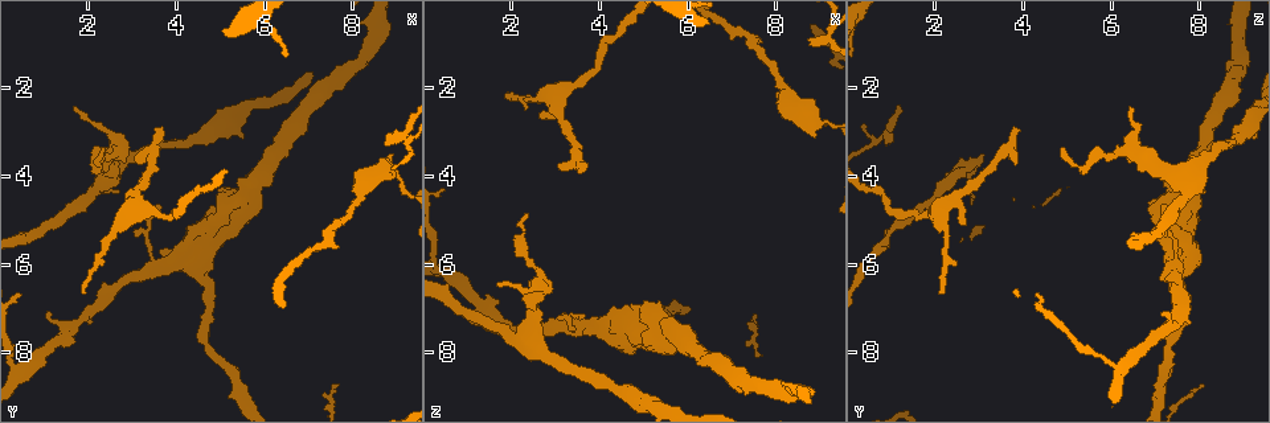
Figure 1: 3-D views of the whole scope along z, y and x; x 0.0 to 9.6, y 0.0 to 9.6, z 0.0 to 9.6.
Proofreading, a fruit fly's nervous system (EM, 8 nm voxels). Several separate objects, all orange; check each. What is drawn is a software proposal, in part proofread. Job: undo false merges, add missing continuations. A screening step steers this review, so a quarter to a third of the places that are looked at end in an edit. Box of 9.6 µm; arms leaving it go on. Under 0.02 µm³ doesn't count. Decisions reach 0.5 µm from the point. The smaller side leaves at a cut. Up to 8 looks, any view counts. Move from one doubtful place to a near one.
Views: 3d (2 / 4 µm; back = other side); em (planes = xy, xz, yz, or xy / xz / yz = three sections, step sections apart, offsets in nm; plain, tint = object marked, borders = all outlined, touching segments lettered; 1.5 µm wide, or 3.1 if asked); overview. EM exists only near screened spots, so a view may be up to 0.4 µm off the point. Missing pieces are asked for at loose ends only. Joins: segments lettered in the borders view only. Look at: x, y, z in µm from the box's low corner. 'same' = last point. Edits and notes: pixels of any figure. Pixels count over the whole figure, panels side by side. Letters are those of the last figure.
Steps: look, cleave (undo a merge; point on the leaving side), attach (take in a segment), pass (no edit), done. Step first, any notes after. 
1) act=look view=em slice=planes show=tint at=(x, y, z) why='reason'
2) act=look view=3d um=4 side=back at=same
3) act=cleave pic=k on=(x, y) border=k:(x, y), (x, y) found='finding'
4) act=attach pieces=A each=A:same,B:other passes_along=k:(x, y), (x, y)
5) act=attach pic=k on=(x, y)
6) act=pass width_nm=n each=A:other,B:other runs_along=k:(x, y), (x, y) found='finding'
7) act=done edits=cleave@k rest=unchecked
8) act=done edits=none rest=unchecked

act=look view=em slice=yz step=4 show=borders at=(3.50, 2.90, 3.90) why='branch stops here'

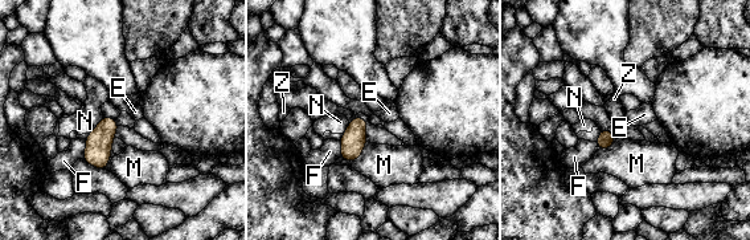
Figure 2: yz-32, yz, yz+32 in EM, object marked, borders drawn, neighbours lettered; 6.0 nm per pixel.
act=look view=em slice=planes show=borders at=same why='another direction'

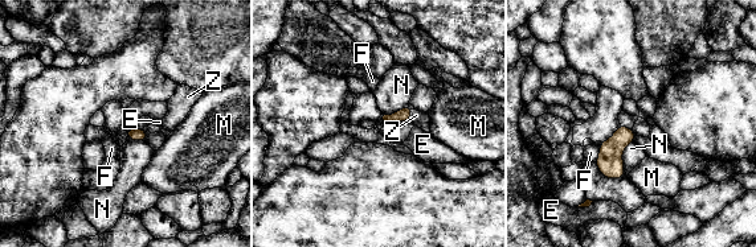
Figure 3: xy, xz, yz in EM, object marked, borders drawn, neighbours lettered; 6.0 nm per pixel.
act=attach pieces=Z each=E:other,F:other,M:other,N:other,Z:same passes_along=3:(404, 115), (409, 115), (421, 119) found='the neuron continues'

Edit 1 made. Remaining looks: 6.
act=look view=em slice=planes show=tint at=(4.55, 3.15, 8.90) why='thick turns thin'

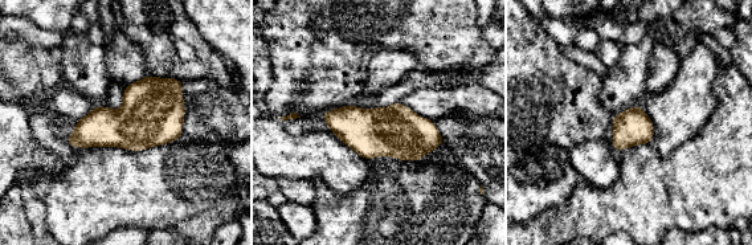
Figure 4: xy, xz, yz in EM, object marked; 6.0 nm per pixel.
act=look view=em slice=planes show=borders at=same why='see the neighbours'

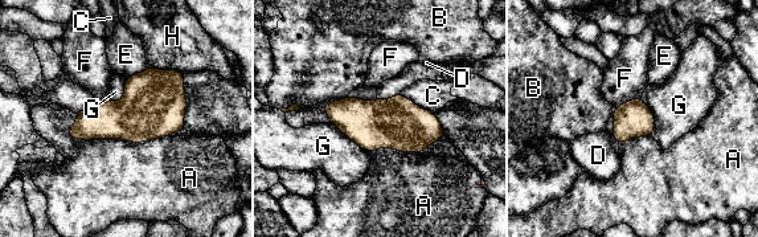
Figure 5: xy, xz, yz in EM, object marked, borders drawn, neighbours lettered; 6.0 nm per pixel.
act=pass each=A:other,B:other,C:other,D:other,E:other,F:other,G:other,H:other border=5:(183, 129), (143, 142), (86, 141) found='one neuron here'

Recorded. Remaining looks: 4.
act=look view=em slice=xy step=4 show=borders at=(4.65, 7.85, 7.30) why='thin neck'

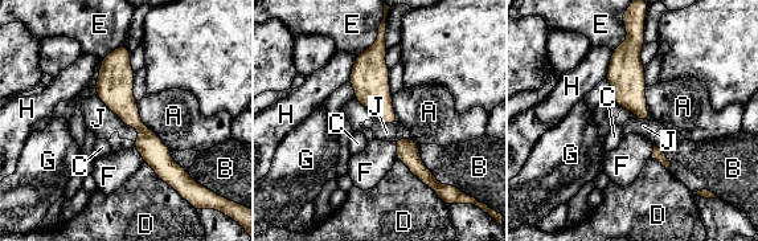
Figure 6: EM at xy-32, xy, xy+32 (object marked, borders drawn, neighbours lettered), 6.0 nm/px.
act=look view=em slice=planes show=borders at=same why='cut it another way'

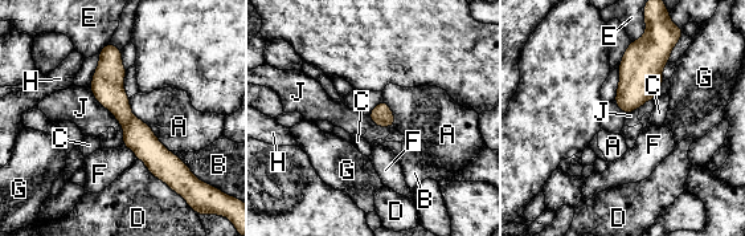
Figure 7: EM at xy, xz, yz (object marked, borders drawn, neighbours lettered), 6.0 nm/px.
act=pass longest_contact=A:440nm each=A:other,B:other,C:other,D:other,E:other,F:other,G:other,H:other,J:other runs_along=7:(106, 49), (110, 94), (179, 170) found='all the same neuron'

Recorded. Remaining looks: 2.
act=done edits=attach@3 rest=unchecked

